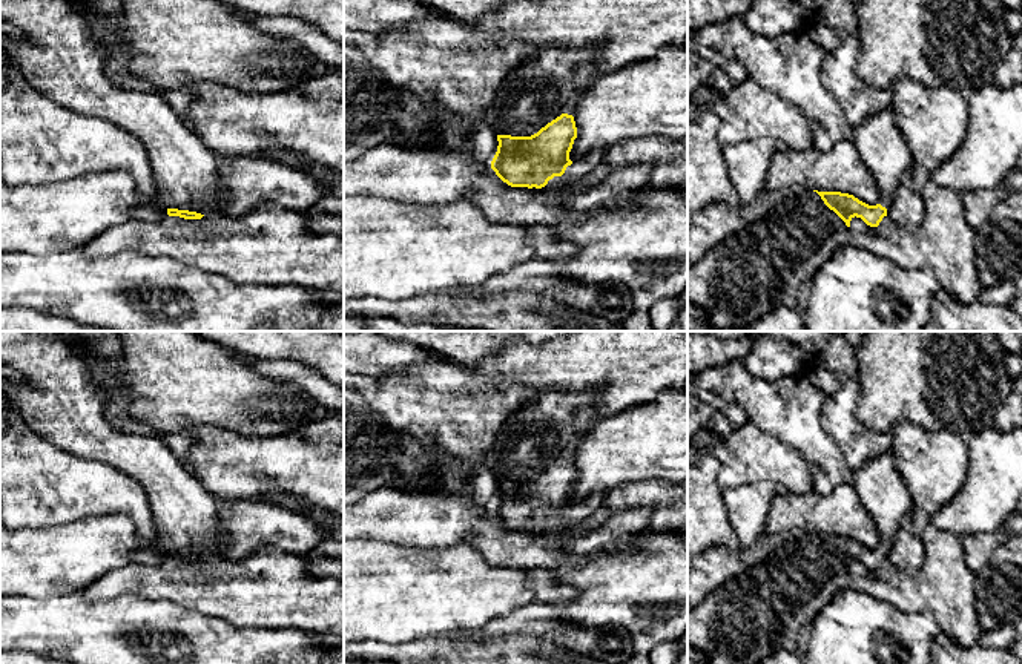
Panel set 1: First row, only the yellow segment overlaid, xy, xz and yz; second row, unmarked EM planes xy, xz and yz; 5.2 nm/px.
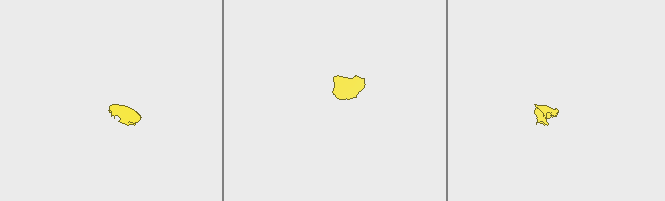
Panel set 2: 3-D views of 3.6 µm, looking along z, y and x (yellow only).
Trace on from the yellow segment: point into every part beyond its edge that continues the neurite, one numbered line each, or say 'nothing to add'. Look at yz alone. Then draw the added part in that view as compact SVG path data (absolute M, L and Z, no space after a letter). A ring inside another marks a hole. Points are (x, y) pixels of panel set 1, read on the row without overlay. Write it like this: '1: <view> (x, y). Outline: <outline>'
1: yz (878, 483). Outline: M892 452L881 454L853 471L853 488L878 529L878 546L888 552L913 501L895 466Z
2: yz (772, 606). Outline: M792 532L752 569L727 580L687 610L687 646L706 655L707 664L760 664L772 653L804 650L813 620L839 592L850 586L850 570L813 534Z

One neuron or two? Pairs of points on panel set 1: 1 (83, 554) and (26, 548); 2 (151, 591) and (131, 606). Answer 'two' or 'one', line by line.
1: one
2: two

